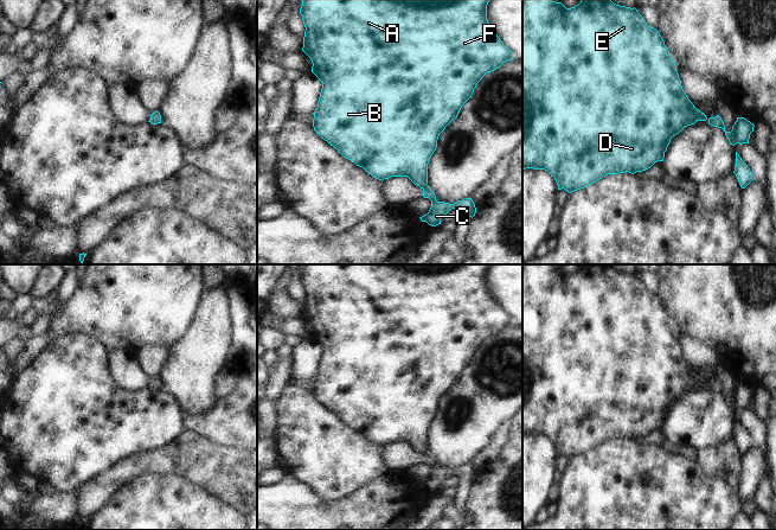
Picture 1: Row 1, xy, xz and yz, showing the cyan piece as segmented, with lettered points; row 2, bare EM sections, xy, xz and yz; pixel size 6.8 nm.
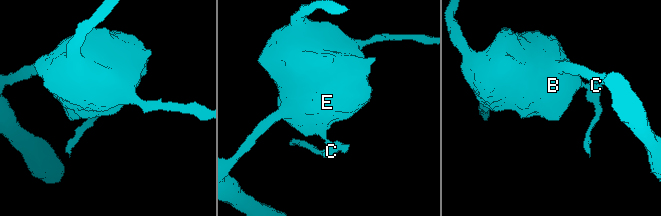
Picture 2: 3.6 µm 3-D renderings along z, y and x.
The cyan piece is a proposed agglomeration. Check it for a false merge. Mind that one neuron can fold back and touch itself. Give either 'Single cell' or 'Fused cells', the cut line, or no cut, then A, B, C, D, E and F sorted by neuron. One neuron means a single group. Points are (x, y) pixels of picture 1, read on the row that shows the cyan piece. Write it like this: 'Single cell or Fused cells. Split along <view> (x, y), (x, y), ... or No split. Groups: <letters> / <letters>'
Fused cells. Split along xz (425, 184), (422, 187). Groups: A B D E F / C

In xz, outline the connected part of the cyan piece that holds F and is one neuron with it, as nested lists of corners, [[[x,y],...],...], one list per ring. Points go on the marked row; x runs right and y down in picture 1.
[[[302,0],[300,14],[306,31],[302,51],[312,59],[312,72],[321,81],[313,127],[316,134],[346,159],[363,167],[372,177],[384,180],[408,177],[423,189],[428,184],[428,164],[437,148],[437,140],[445,127],[457,117],[462,106],[472,97],[482,77],[513,59],[513,52],[500,40],[487,20],[490,0]]]

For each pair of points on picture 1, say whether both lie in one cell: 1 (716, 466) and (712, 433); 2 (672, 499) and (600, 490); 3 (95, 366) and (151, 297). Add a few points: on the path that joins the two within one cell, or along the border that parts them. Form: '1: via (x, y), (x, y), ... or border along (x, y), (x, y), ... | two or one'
1: border along (732, 438), (716, 446), (703, 447), (698, 452) | two
2: via (654, 499), (617, 499) | one
3: border along (84, 334), (97, 339), (108, 351) | two

